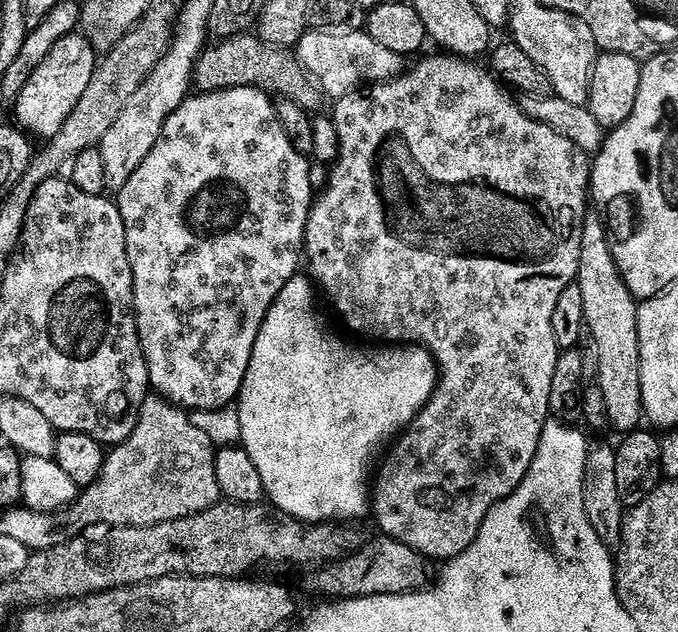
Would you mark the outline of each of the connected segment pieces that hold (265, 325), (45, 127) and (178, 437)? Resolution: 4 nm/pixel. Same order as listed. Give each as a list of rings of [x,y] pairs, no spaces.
[[[302,274],[292,277],[290,282],[280,291],[280,297],[272,303],[272,309],[266,314],[266,318],[260,327],[258,338],[254,342],[254,350],[250,358],[250,366],[246,370],[244,384],[240,388],[238,397],[238,409],[241,418],[241,438],[239,443],[254,458],[254,466],[258,466],[258,474],[262,474],[264,491],[267,499],[277,508],[281,508],[286,514],[305,522],[352,522],[355,516],[369,515],[370,512],[370,484],[364,479],[368,476],[368,463],[372,455],[393,438],[399,437],[404,429],[412,423],[412,419],[428,405],[428,399],[432,391],[438,386],[438,366],[422,346],[372,346],[367,352],[364,348],[355,348],[336,336],[331,336],[320,325],[316,312],[312,309],[313,285]]]
[[[73,34],[62,38],[44,61],[30,74],[22,94],[14,102],[19,127],[26,132],[51,138],[62,130],[66,118],[74,114],[74,106],[78,106],[82,94],[86,94],[86,86],[90,86],[90,78],[98,63],[97,49],[83,34]]]
[[[149,394],[144,399],[130,438],[115,445],[107,453],[100,476],[91,486],[100,488],[100,496],[108,492],[108,504],[104,504],[104,512],[92,512],[92,516],[96,516],[96,524],[104,524],[104,516],[108,516],[108,524],[114,528],[141,528],[210,510],[222,500],[216,473],[217,451],[210,438],[194,426],[185,409],[159,394]]]

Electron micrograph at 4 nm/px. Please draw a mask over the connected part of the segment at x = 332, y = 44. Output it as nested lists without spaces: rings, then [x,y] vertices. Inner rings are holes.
[[[309,30],[296,45],[294,52],[301,68],[315,81],[320,92],[325,97],[332,96],[331,98],[351,96],[369,82],[389,80],[402,68],[401,57],[374,42],[374,38],[368,36],[367,31],[354,34],[326,34]]]

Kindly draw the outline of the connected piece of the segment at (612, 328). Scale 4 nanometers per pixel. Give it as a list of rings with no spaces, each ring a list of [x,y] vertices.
[[[589,211],[582,226],[582,258],[580,259],[580,275],[578,283],[582,290],[582,301],[585,303],[584,322],[587,335],[594,338],[598,346],[598,362],[600,367],[600,392],[604,398],[606,415],[614,429],[620,434],[635,432],[641,427],[640,420],[645,419],[642,402],[642,382],[640,381],[640,339],[638,338],[638,301],[630,294],[626,282],[622,278],[620,268],[612,253],[612,242],[608,235],[607,223],[599,211]]]

